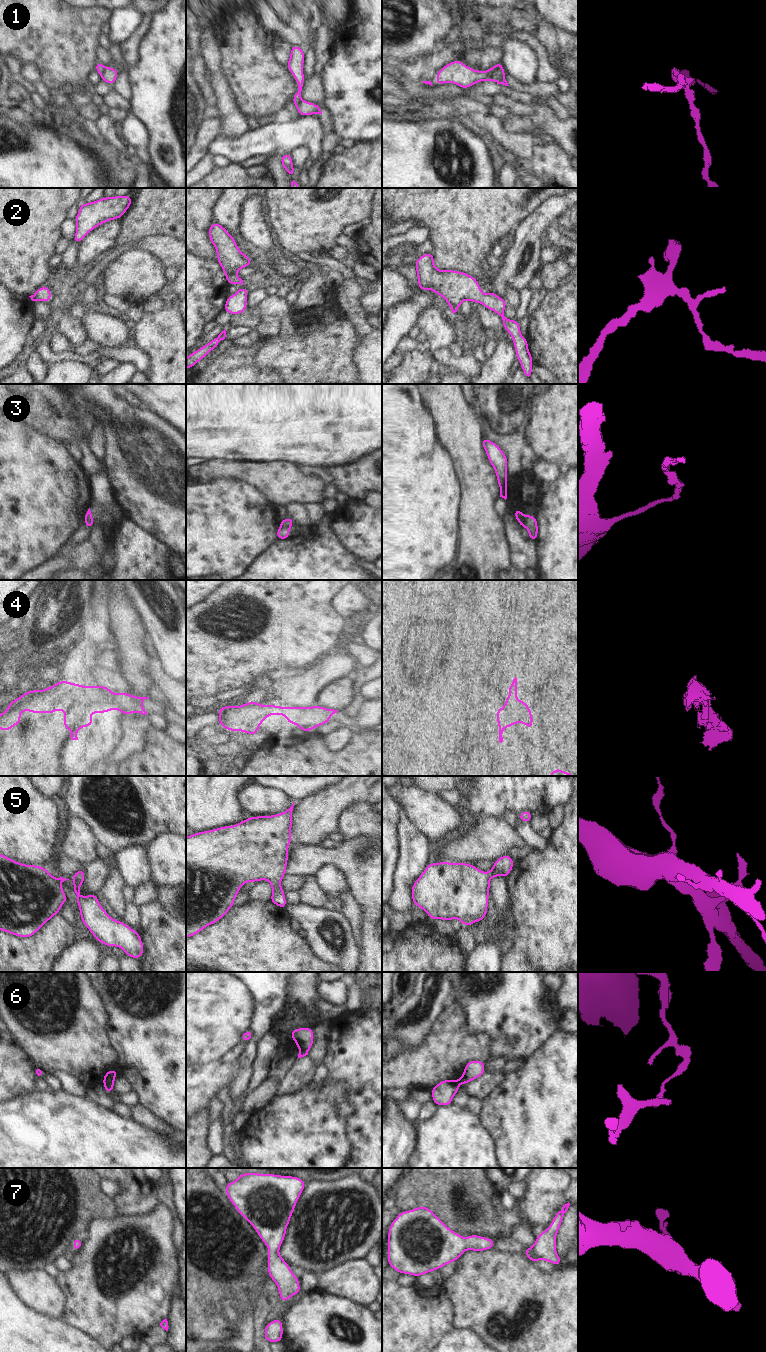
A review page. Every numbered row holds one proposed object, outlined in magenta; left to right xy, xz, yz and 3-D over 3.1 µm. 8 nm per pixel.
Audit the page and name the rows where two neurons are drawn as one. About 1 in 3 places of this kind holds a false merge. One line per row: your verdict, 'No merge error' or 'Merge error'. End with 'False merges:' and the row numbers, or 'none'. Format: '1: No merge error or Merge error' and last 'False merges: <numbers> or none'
1: Merge error
2: No merge error
3: Merge error
4: No merge error
5: No merge error
6: Merge error
7: No merge error
False merges: 1, 3, 6.

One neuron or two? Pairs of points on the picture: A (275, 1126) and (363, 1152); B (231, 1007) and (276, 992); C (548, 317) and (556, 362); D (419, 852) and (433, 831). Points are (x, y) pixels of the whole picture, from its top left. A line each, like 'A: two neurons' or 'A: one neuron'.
A: two neurons
B: two neurons
C: one neuron
D: two neurons

